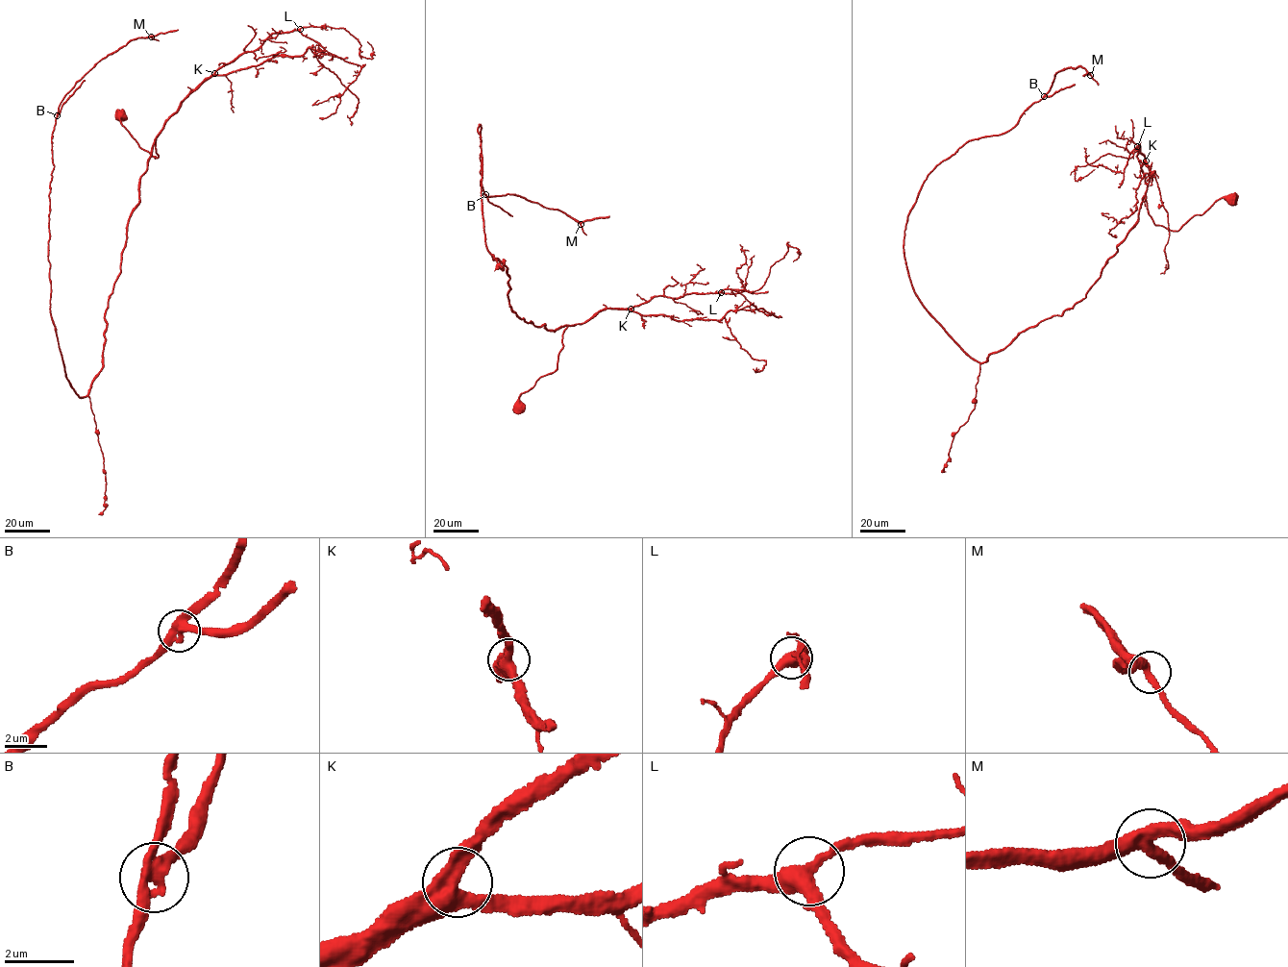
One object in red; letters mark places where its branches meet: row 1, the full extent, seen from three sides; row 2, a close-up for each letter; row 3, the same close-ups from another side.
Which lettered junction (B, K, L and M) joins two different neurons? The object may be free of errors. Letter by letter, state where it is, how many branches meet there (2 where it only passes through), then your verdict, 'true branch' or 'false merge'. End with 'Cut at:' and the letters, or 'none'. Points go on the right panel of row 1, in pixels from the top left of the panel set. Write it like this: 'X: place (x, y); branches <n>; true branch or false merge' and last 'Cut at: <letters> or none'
B: place (1044, 96); branches 3; false merge
K: place (1146, 161); branches 3; true branch
L: place (1137, 146); branches 3; true branch
M: place (1090, 75); branches 3; true branch
Cut at: B

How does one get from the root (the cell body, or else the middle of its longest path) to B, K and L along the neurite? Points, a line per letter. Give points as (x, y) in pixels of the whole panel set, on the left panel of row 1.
B: (120, 114), (158, 157), (158, 136), (105, 311), (102, 369), (81, 397), (66, 379), (50, 309), (57, 115)
K: (120, 114), (120, 121), (133, 138), (155, 159), (158, 157), (156, 138), (164, 122), (180, 103), (214, 73)
L: (120, 114), (133, 138), (155, 159), (156, 136), (184, 99), (273, 34), (300, 29)

